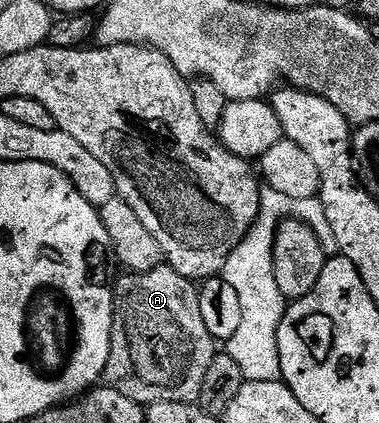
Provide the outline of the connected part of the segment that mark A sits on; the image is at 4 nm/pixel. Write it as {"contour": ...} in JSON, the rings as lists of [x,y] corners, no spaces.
{"contour":[[[169,266],[154,268],[151,272],[122,274],[114,284],[114,329],[112,346],[108,354],[105,383],[124,398],[149,406],[156,402],[184,402],[193,404],[200,398],[208,366],[216,354],[216,341],[204,326],[204,314],[200,314],[200,288],[195,281],[176,274]]]}

